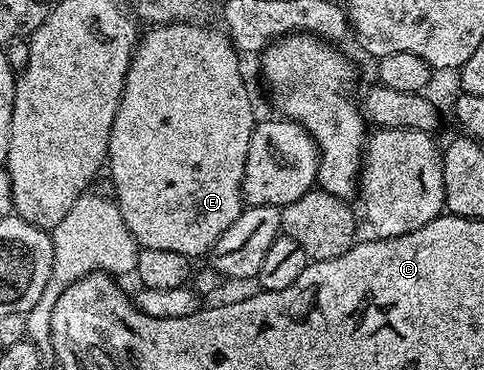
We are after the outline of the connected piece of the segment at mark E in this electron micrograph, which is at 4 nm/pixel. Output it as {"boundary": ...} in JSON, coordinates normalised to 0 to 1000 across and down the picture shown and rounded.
{"boundary":[[[390,59],[386,65],[335,65],[329,70],[314,70],[304,78],[306,89],[287,100],[281,138],[273,146],[273,165],[264,181],[264,197],[260,200],[260,222],[256,224],[256,241],[252,243],[252,265],[244,276],[244,308],[236,308],[236,341],[227,351],[227,384],[223,386],[223,430],[219,435],[219,465],[231,473],[231,497],[240,505],[240,522],[236,522],[236,538],[244,559],[248,559],[248,576],[252,589],[260,600],[260,611],[269,622],[269,632],[277,632],[281,657],[291,670],[308,670],[310,676],[360,676],[360,686],[376,686],[390,697],[407,697],[405,692],[419,695],[442,665],[442,654],[450,654],[450,643],[459,643],[459,632],[467,632],[467,622],[475,622],[475,611],[483,611],[483,600],[496,576],[504,570],[508,554],[504,549],[504,527],[496,505],[500,503],[500,476],[508,459],[508,405],[517,405],[517,373],[521,370],[521,354],[529,349],[533,332],[533,314],[521,305],[521,259],[512,251],[512,238],[504,230],[504,205],[496,197],[496,162],[488,130],[479,122],[479,111],[471,105],[469,95],[461,84],[448,81],[444,86],[438,76],[419,76],[419,62]]]}

